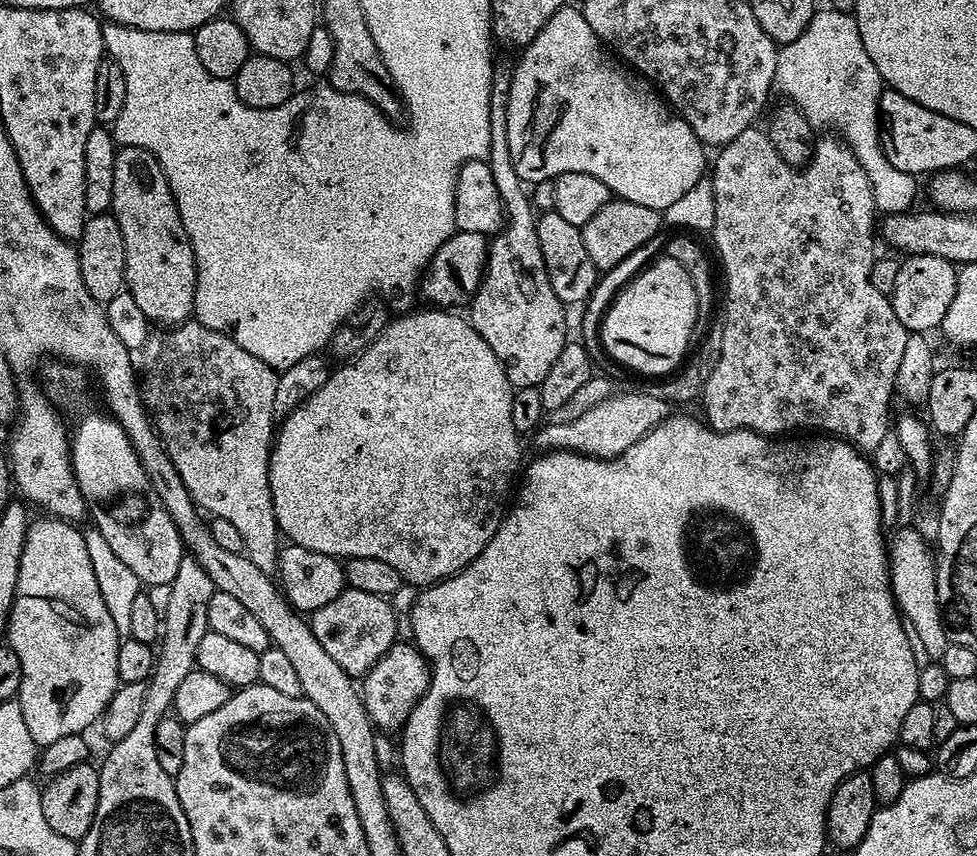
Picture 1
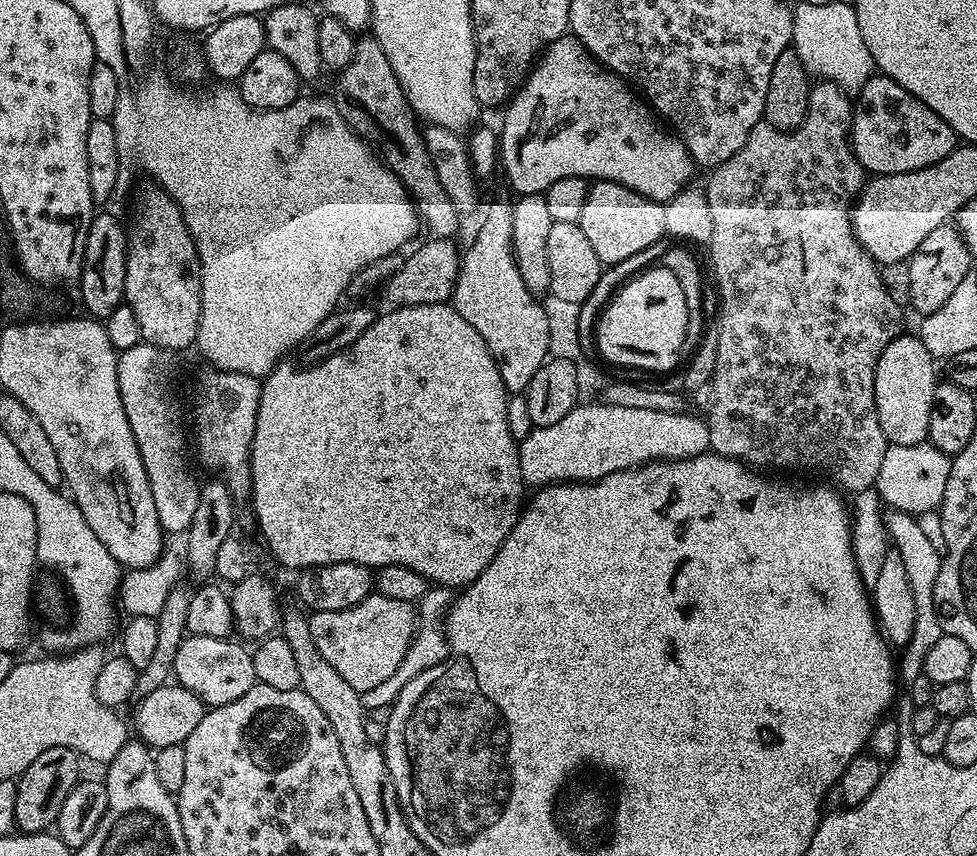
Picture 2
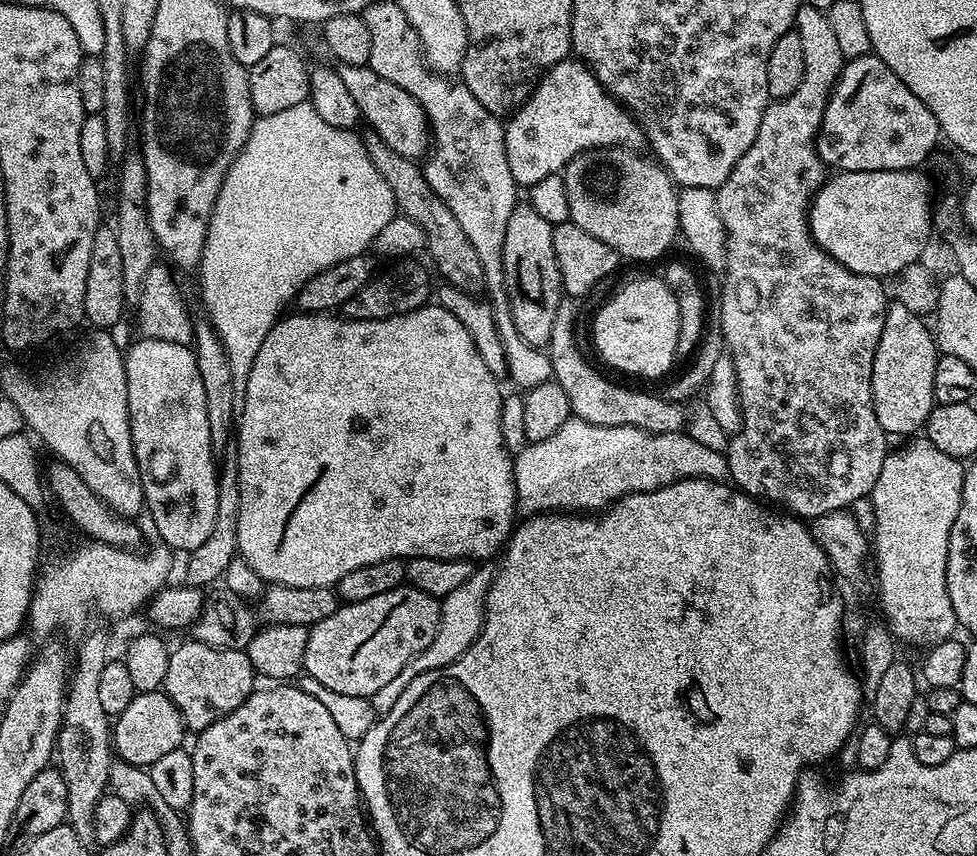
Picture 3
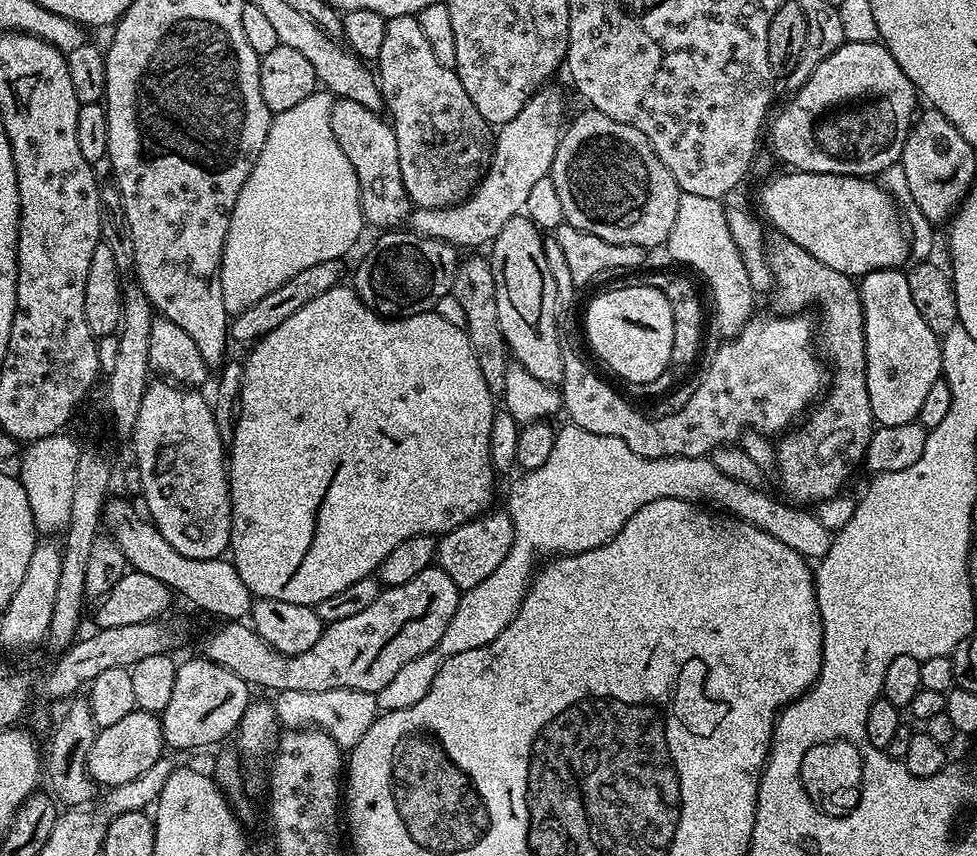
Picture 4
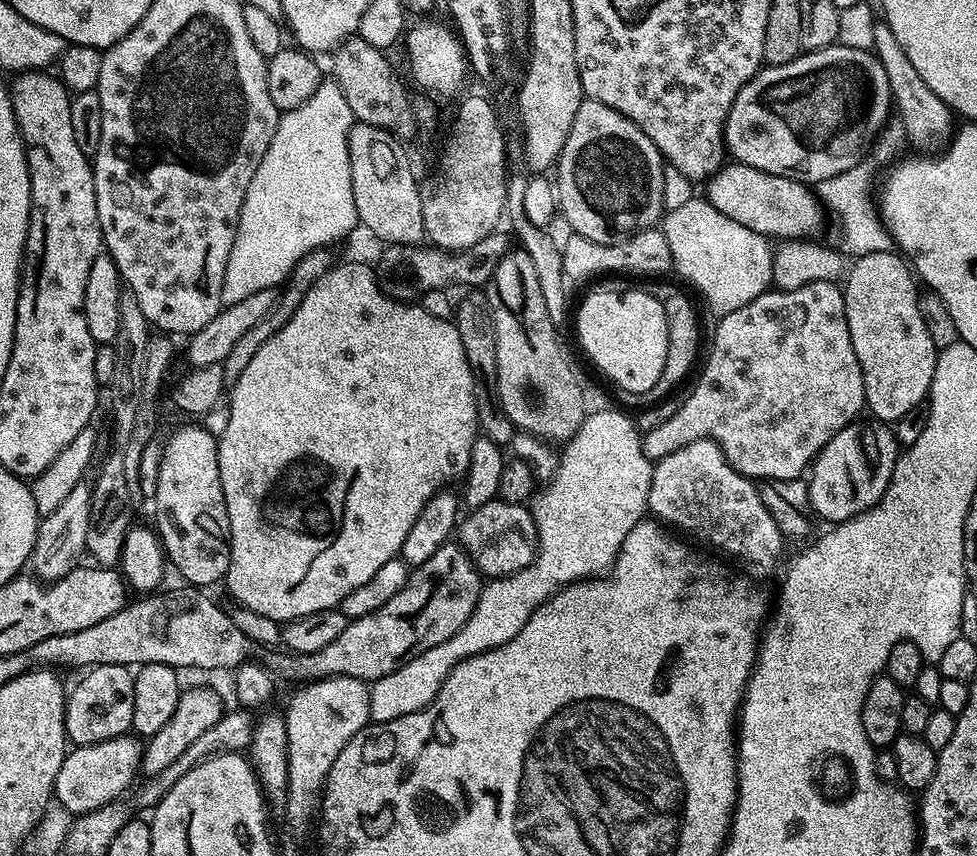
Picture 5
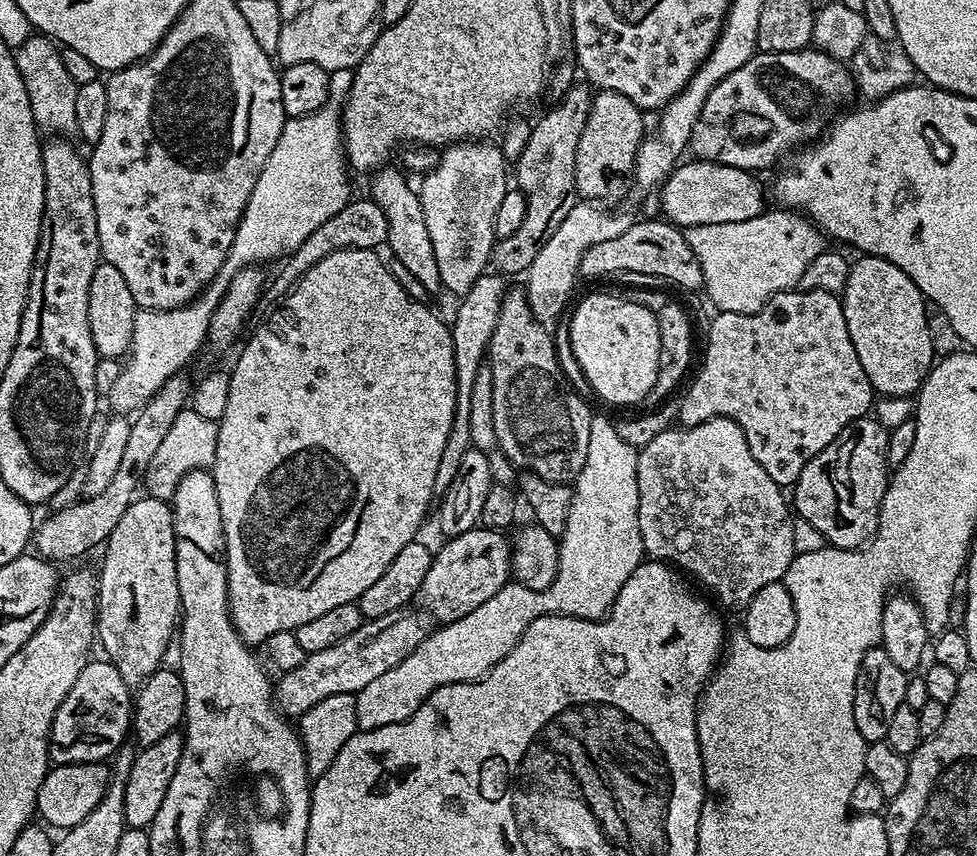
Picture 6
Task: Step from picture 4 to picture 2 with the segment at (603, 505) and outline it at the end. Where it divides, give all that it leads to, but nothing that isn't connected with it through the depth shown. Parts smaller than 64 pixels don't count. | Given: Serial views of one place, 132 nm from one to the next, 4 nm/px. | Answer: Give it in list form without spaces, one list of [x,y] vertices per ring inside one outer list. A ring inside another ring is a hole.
[[[577,403],[576,407],[554,422],[554,426],[533,428],[531,434],[519,441],[520,469],[525,485],[547,486],[565,482],[587,482],[600,480],[627,468],[638,468],[641,464],[651,464],[654,460],[685,460],[691,456],[701,456],[710,449],[710,430],[707,419],[691,416],[688,410],[667,412],[666,410],[642,410],[635,406],[618,406]],[[439,586],[429,587],[427,594],[418,602],[416,633],[406,650],[406,658],[402,658],[398,670],[394,670],[394,674],[390,678],[386,678],[386,682],[381,682],[378,686],[373,686],[370,690],[360,693],[360,700],[363,702],[365,709],[391,709],[396,699],[402,694],[406,682],[418,678],[418,674],[422,674],[426,670],[438,666],[448,657],[450,654],[450,645],[446,635],[446,617],[448,615],[448,609],[452,607],[453,599],[453,589],[441,588]]]

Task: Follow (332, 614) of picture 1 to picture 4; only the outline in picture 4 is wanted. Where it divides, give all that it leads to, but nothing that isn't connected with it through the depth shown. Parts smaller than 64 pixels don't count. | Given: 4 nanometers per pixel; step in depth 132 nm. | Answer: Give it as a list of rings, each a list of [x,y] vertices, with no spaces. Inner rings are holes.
[[[430,567],[422,570],[422,574],[417,574],[415,578],[410,578],[410,582],[402,582],[402,586],[394,586],[393,588],[384,588],[378,598],[374,598],[373,604],[366,606],[366,610],[354,614],[351,618],[342,618],[342,622],[334,622],[327,625],[322,634],[322,638],[318,638],[318,642],[314,642],[314,646],[310,646],[310,650],[305,650],[303,654],[297,656],[283,656],[278,650],[274,650],[266,642],[262,642],[262,638],[251,626],[244,622],[224,622],[216,628],[204,640],[203,659],[218,662],[218,666],[226,666],[226,670],[230,670],[234,674],[238,674],[238,678],[242,678],[249,686],[256,684],[260,688],[273,688],[273,693],[280,693],[286,690],[300,691],[326,691],[338,690],[339,688],[349,688],[350,690],[366,691],[377,693],[382,690],[382,686],[386,686],[386,682],[390,682],[390,678],[394,678],[394,674],[398,674],[398,670],[402,670],[402,666],[406,666],[406,662],[414,662],[414,658],[418,658],[422,654],[432,651],[432,648],[440,641],[442,634],[446,634],[446,626],[450,626],[450,618],[454,618],[454,610],[458,610],[458,602],[462,595],[462,590],[450,578],[450,574],[446,574],[438,567]]]

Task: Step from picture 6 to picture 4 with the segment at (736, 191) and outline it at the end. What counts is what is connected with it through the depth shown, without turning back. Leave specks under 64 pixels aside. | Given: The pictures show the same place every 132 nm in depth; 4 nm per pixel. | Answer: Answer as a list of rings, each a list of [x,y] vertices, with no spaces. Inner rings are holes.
[[[795,170],[785,173],[785,176],[774,177],[760,192],[760,208],[765,216],[763,219],[768,219],[779,235],[814,254],[814,258],[830,266],[830,270],[838,270],[853,278],[883,268],[900,268],[903,260],[909,259],[910,240],[898,205],[875,179]]]

